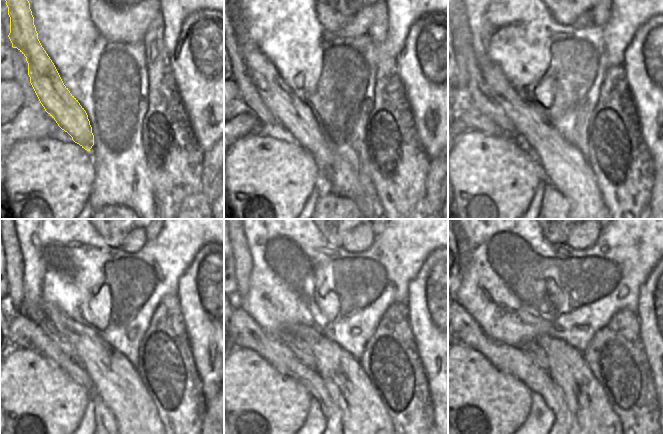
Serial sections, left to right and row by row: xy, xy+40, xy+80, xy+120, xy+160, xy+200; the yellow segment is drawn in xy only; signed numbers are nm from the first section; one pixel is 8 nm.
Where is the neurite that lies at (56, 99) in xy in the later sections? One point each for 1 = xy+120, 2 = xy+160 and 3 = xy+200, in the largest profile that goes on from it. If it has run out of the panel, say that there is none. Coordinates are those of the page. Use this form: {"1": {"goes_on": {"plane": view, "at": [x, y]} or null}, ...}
{"1": {"goes_on": {"plane": "xy+120", "at": [117, 382]}}, "2": {"goes_on": {"plane": "xy+160", "at": [365, 422]}}, "3": {"goes_on": {"plane": "xy+200", "at": [593, 422]}}}

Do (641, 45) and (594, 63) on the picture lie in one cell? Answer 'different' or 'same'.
different

